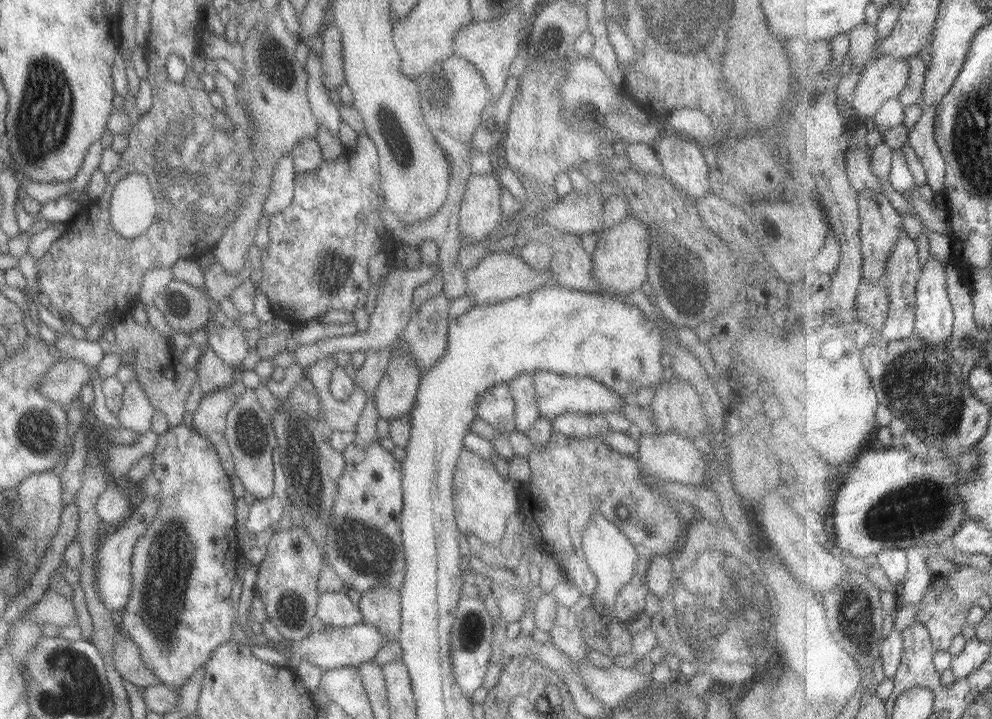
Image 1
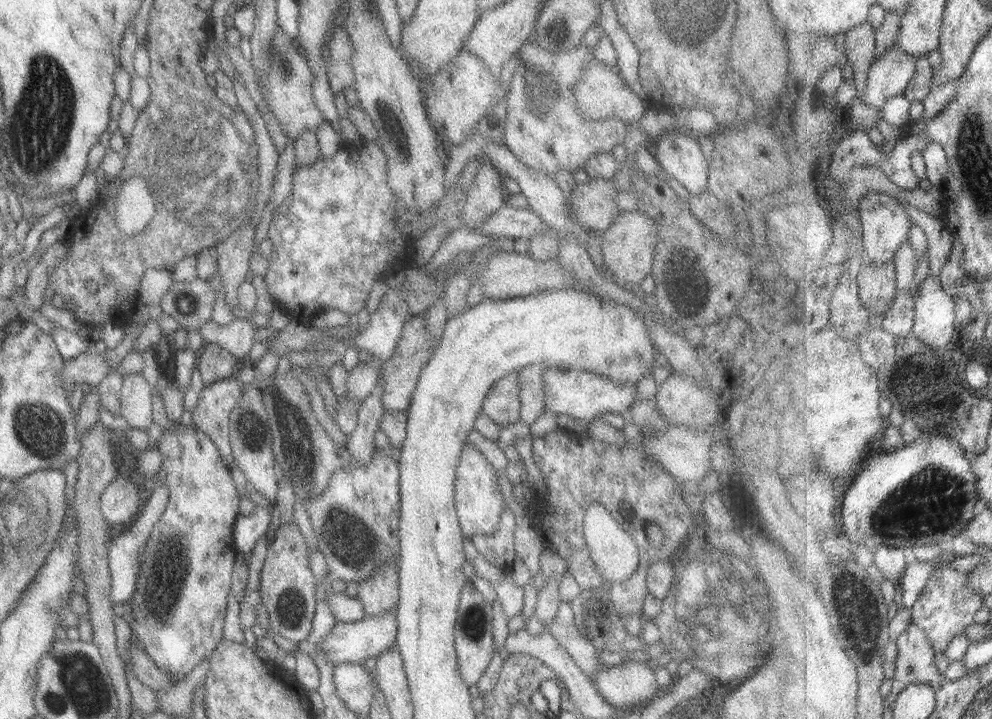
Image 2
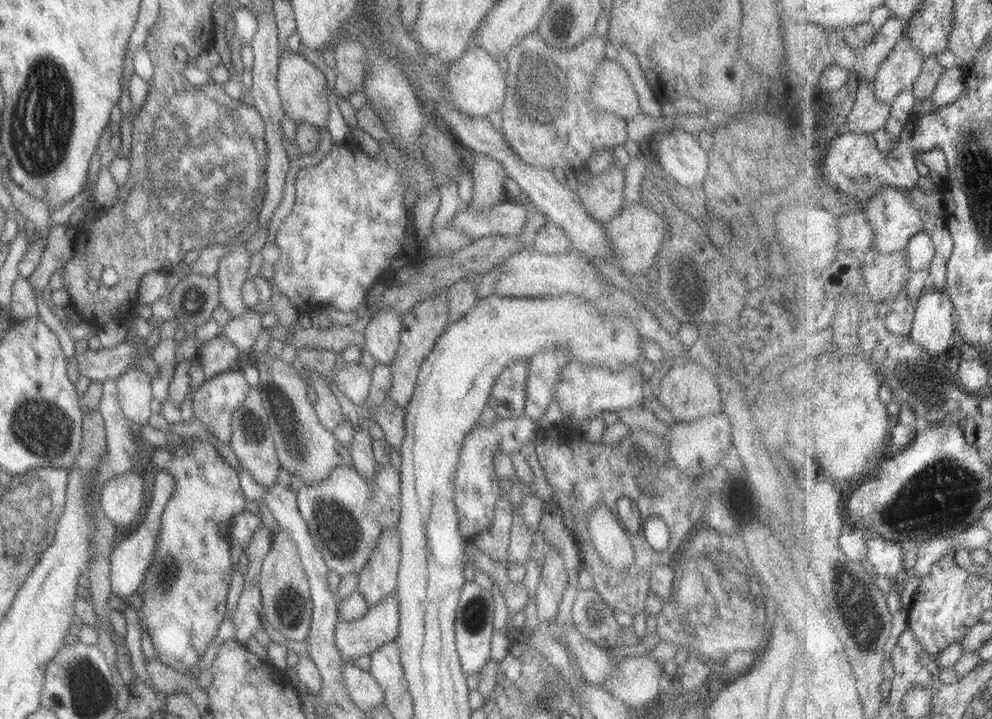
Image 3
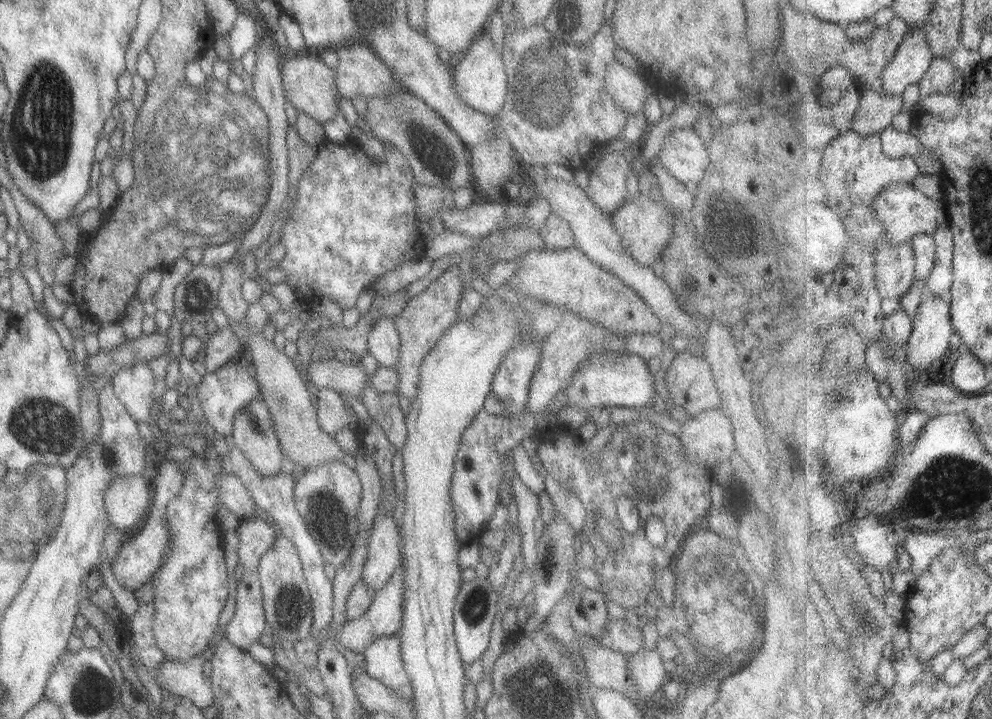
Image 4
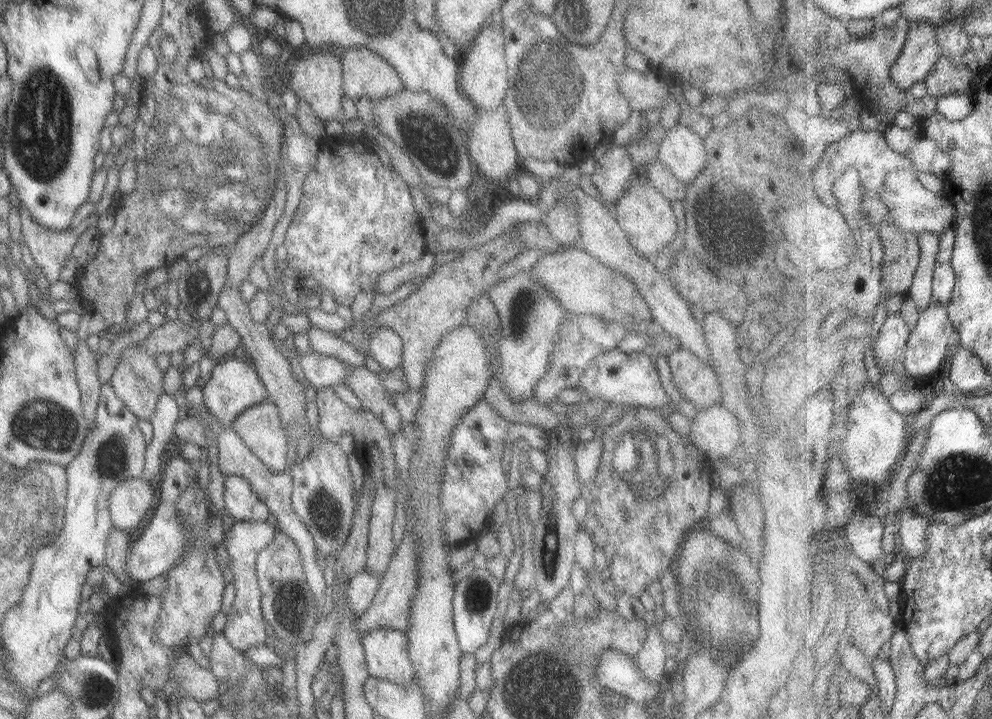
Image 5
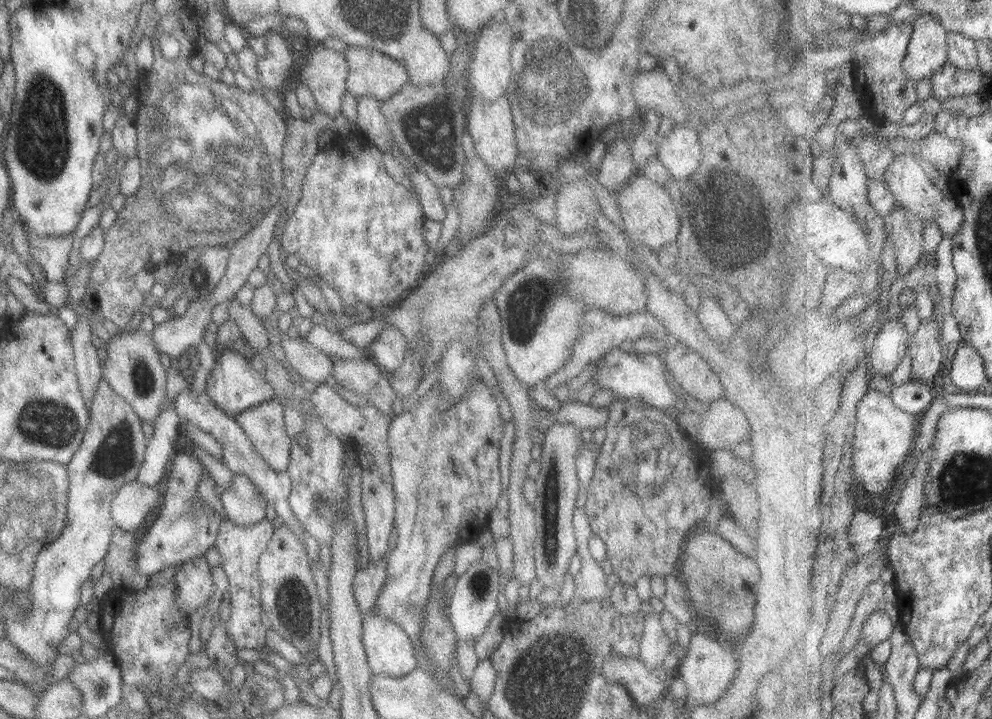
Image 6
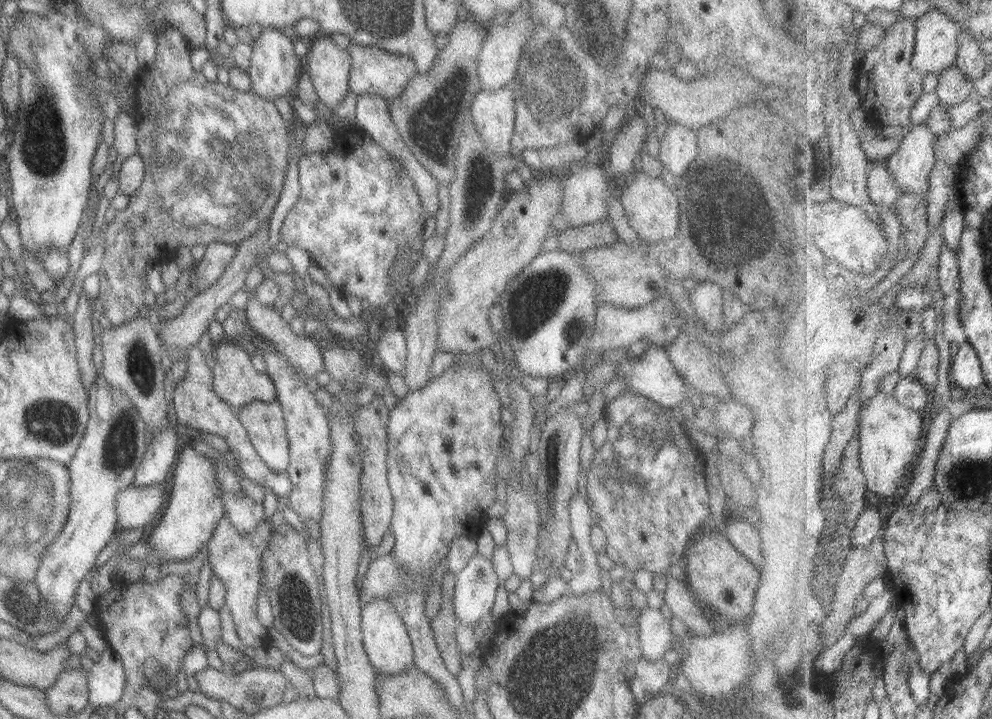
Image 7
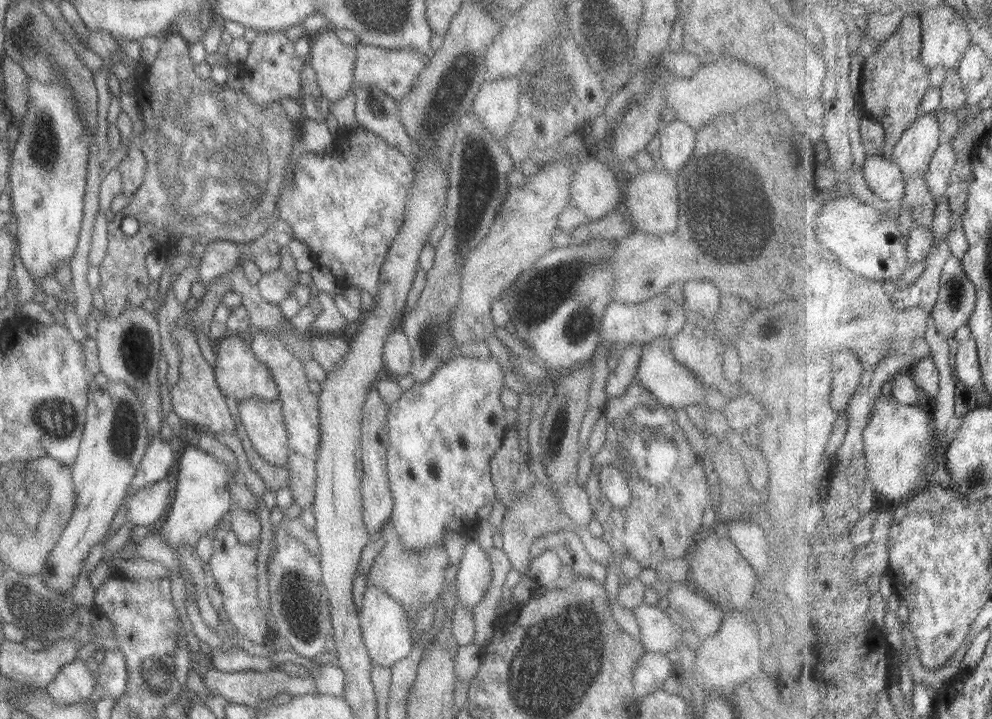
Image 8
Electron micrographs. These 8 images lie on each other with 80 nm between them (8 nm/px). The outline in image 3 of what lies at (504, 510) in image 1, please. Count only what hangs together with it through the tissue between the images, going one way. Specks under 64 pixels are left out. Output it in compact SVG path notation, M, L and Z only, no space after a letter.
M521 414L513 419L495 418L487 427L476 423L466 434L454 472L454 505L458 516L458 531L463 538L488 530L493 520L495 502L501 498L497 474L492 465L495 452L509 455L513 450L519 451L524 443L533 440L536 431L534 421Z

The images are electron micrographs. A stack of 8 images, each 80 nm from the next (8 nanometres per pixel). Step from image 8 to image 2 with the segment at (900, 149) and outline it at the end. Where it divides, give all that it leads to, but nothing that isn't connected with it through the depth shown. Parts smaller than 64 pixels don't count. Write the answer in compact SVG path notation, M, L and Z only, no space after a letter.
M871 191L859 202L858 211L863 229L865 258L873 265L891 261L896 256L899 247L908 240L911 226L915 226L915 222L911 221L907 215L910 210L905 210L896 200L897 197Z

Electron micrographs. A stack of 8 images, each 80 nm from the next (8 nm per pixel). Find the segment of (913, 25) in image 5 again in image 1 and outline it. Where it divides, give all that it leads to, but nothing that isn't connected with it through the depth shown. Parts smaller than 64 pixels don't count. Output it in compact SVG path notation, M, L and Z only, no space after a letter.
M883 55L867 63L853 90L854 96L849 101L854 116L866 118L871 124L878 110L903 92L910 72L908 58Z

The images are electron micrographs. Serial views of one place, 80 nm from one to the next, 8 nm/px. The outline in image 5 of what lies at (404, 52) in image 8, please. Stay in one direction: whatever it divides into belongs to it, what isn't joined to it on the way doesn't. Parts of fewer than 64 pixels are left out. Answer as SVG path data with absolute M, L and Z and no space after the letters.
M363 47L338 51L343 97L378 99L402 89L401 81L383 58Z

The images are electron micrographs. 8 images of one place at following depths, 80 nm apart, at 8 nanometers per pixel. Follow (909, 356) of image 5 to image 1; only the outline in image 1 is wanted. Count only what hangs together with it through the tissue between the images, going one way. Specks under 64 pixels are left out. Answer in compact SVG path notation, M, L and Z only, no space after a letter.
M930 255L918 283L915 336L937 345L949 344L954 339L956 314L948 294L947 265L938 261L935 255Z

